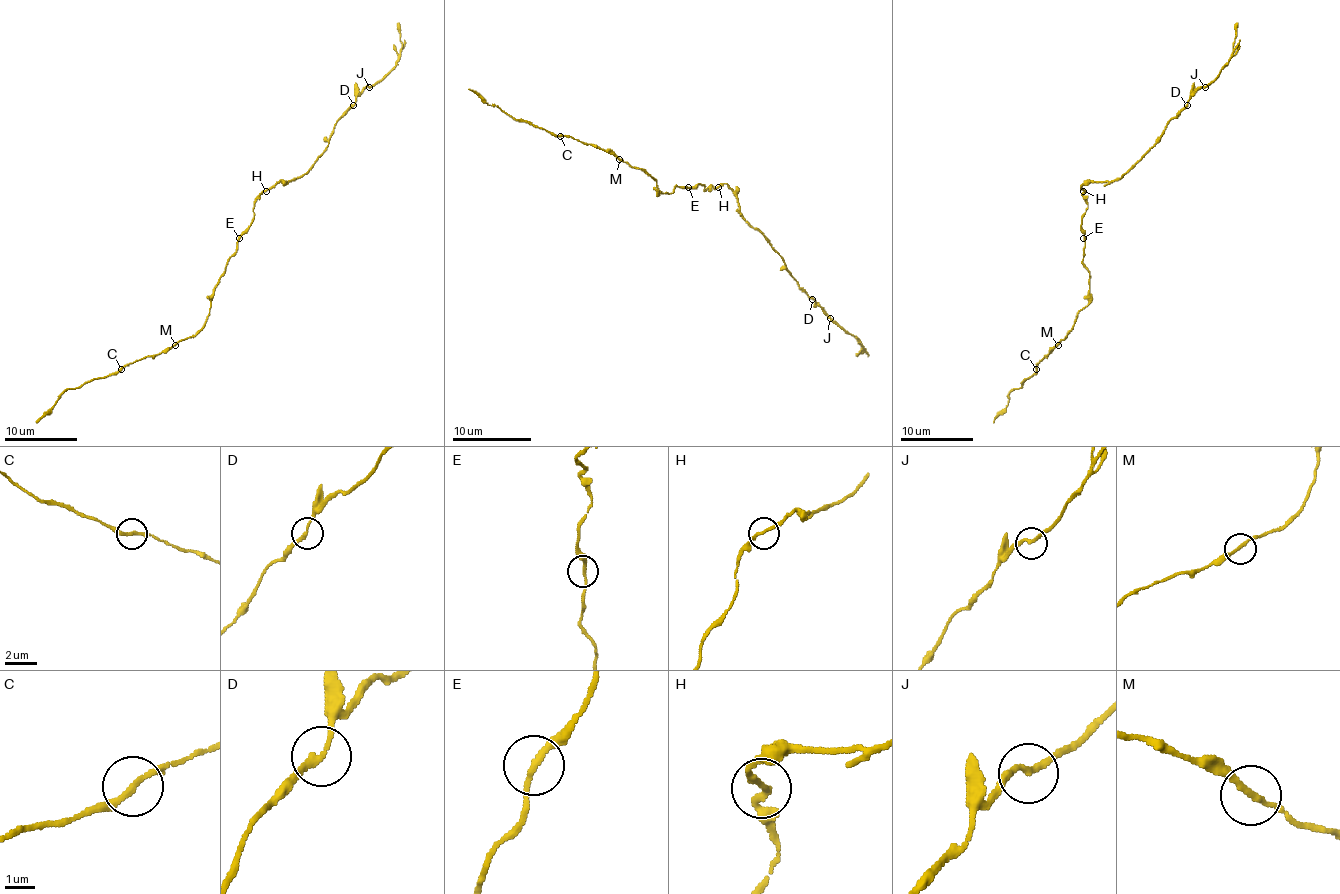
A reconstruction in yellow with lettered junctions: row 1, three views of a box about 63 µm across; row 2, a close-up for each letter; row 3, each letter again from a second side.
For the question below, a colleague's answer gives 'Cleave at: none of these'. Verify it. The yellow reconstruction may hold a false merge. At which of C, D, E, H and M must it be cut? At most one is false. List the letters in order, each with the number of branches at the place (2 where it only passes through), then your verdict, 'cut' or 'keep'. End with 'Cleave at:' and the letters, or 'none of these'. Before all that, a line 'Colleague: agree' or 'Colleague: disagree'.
Colleague: agree
C: branches 2; keep
D: branches 2; keep
E: branches 2; keep
H: branches 2; keep
M: branches 2; keep
Cleave at: none of these

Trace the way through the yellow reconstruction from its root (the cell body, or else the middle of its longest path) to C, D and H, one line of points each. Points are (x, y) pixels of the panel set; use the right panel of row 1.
C: (1082, 229), (1085, 240), (1082, 263), (1089, 272), (1089, 301), (1078, 312), (1067, 336), (1036, 369)
D: (1082, 229), (1082, 214), (1087, 207), (1087, 198), (1080, 187), (1087, 182), (1118, 180), (1187, 105)
H: (1082, 229), (1082, 214), (1087, 207), (1083, 191)

